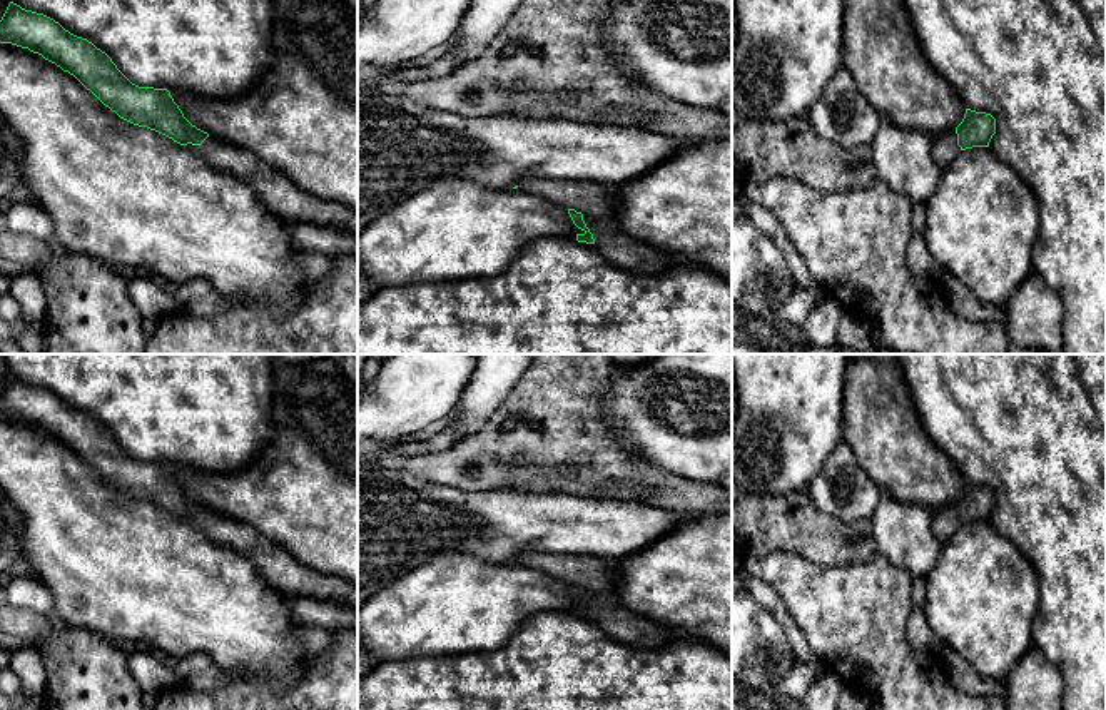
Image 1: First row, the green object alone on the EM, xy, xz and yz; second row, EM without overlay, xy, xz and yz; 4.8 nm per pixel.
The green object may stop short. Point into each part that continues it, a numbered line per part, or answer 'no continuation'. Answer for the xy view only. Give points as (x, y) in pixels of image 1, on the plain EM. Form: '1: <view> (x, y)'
1: xy (279, 568)

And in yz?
1: yz (944, 522)

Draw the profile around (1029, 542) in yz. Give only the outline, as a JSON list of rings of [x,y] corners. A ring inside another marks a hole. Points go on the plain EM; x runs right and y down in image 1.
[[[895,354],[917,414],[931,439],[951,458],[966,483],[991,488],[996,508],[989,523],[1031,561],[1039,578],[1032,645],[1063,675],[1063,710],[1106,710],[1106,354]]]

